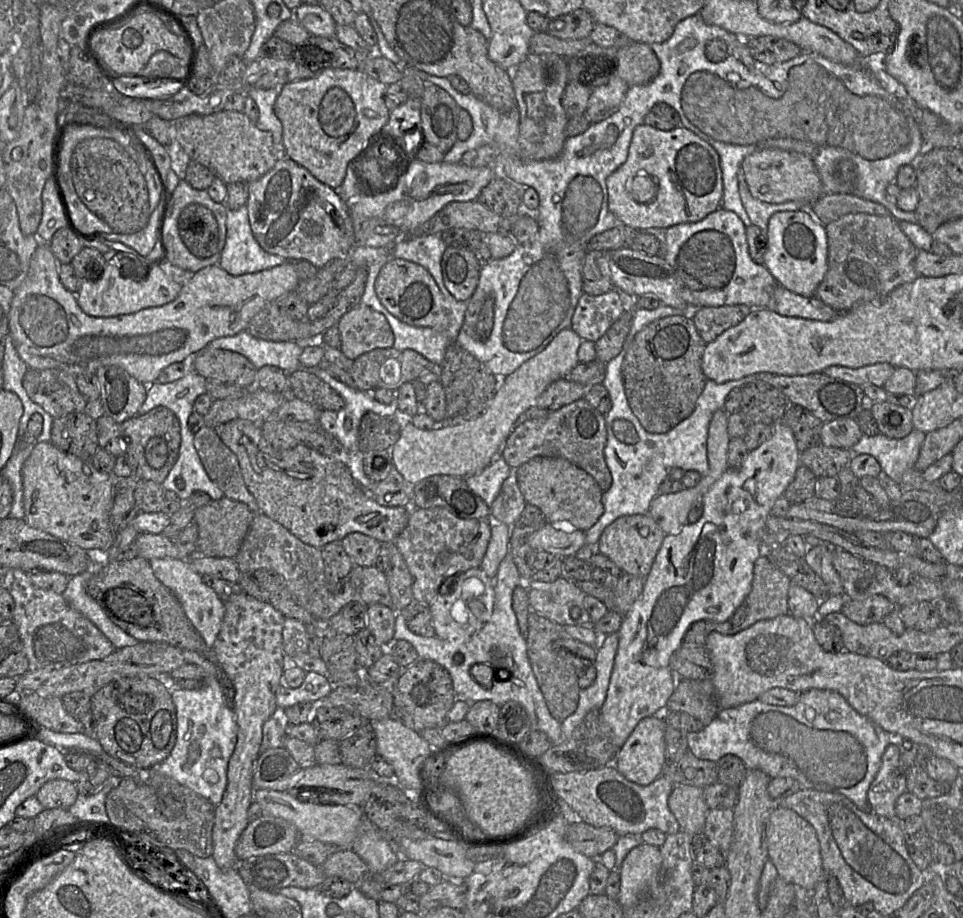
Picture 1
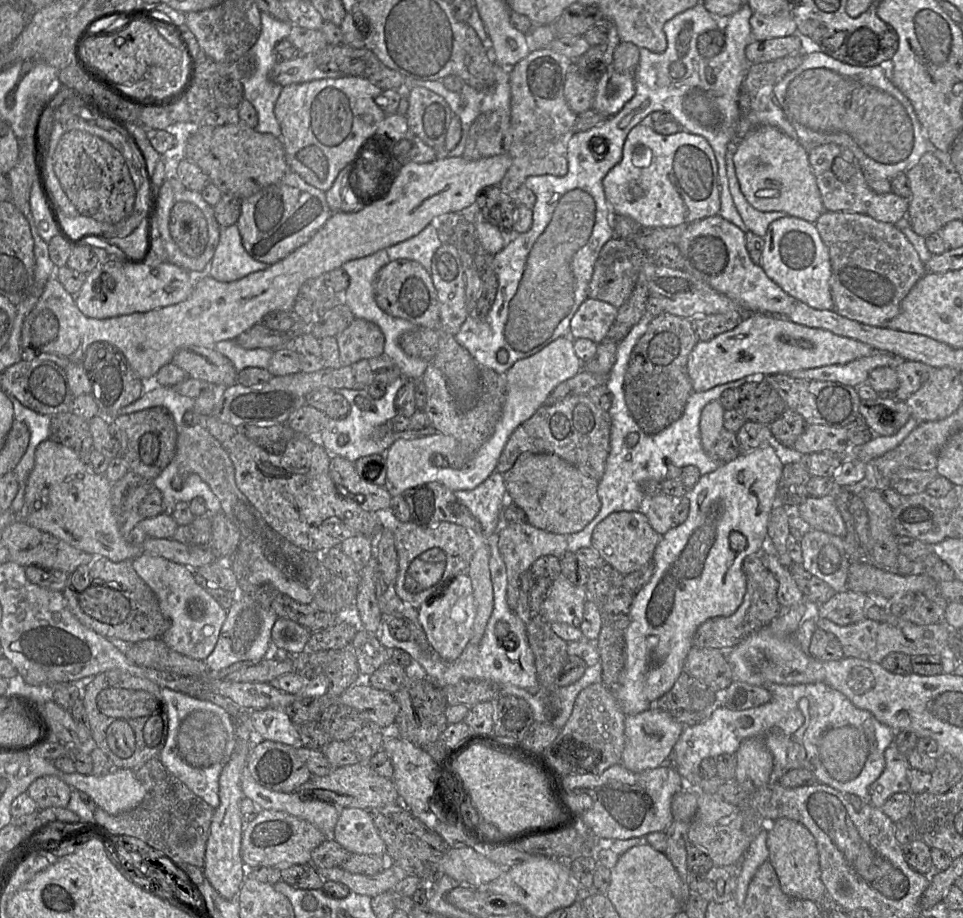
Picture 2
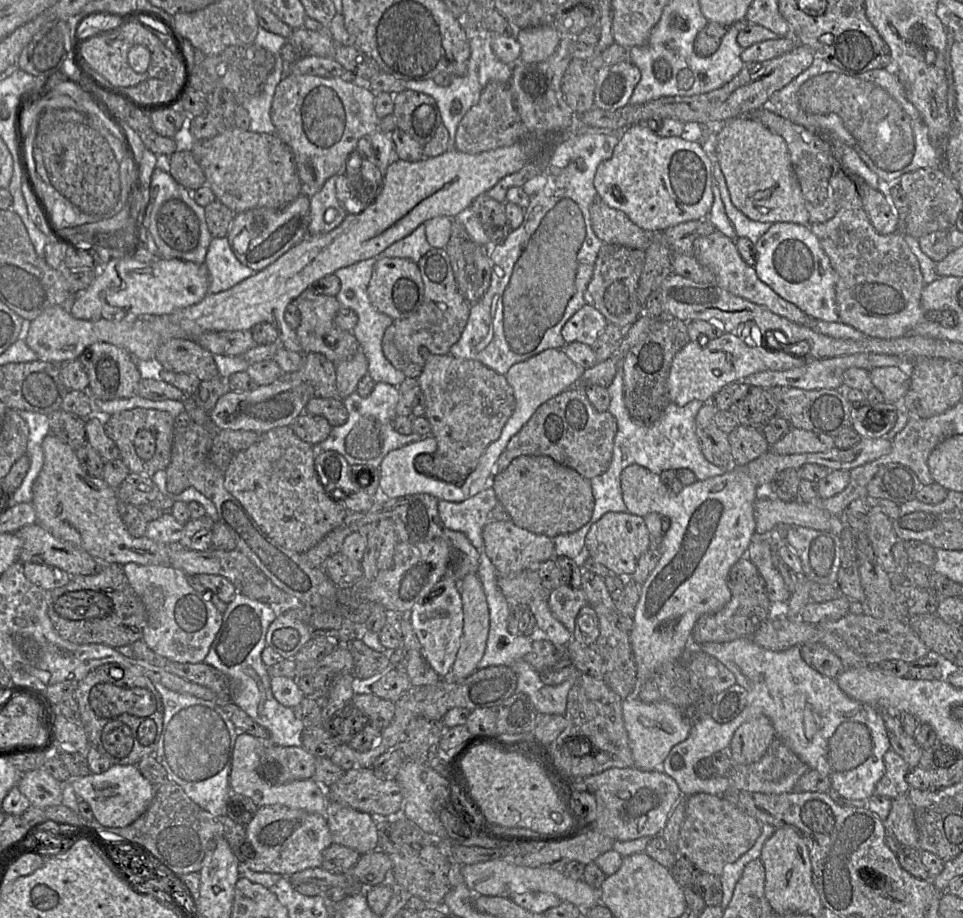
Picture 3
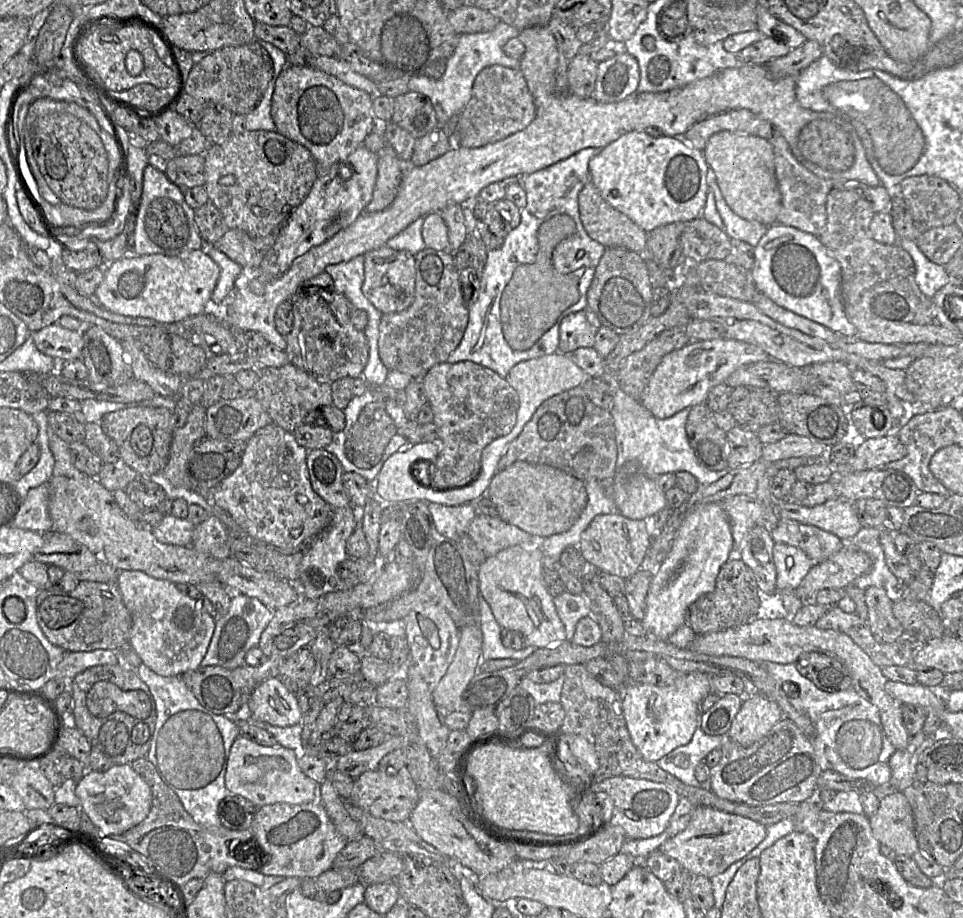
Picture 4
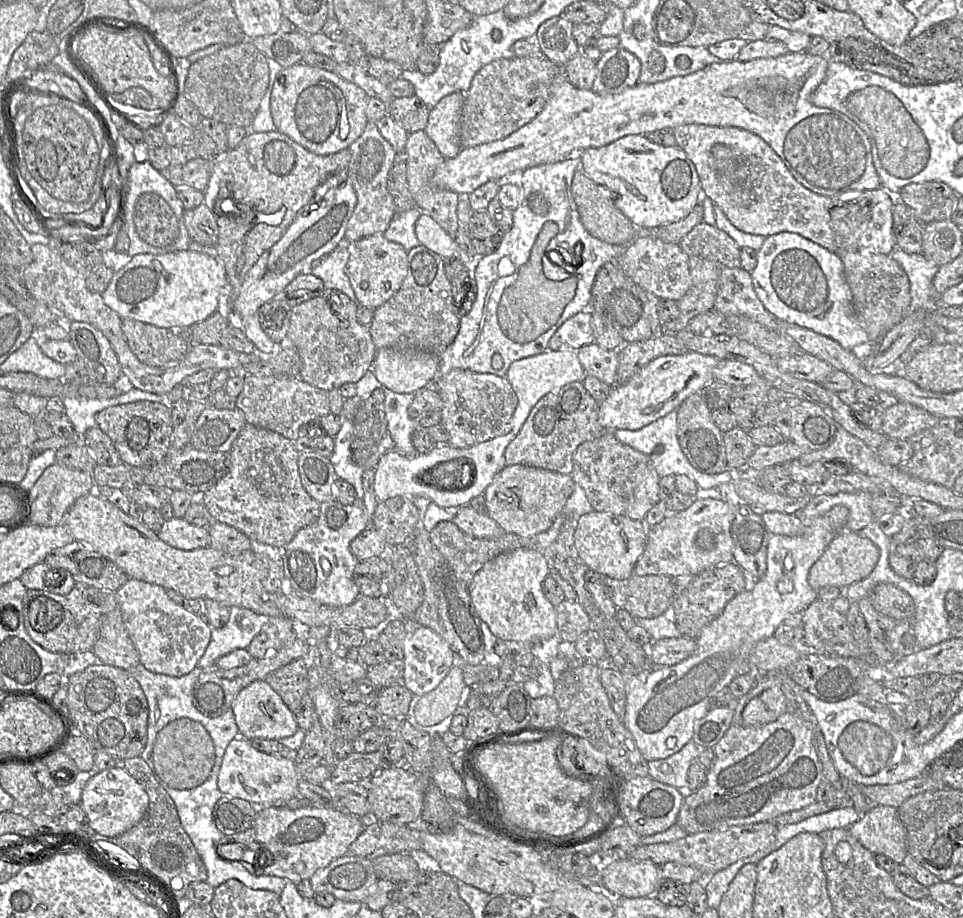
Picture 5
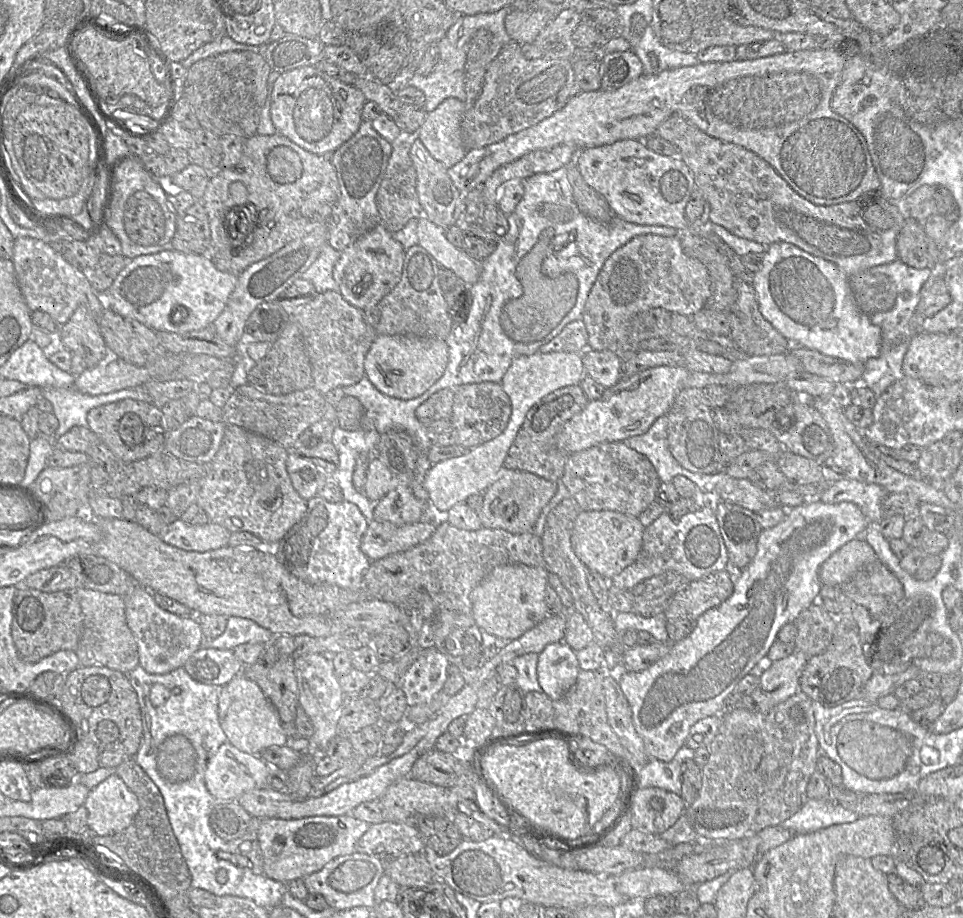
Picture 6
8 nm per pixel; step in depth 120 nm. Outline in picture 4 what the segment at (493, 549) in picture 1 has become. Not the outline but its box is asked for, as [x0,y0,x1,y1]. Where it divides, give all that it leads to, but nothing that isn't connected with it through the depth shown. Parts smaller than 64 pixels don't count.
[432,624,483,716]

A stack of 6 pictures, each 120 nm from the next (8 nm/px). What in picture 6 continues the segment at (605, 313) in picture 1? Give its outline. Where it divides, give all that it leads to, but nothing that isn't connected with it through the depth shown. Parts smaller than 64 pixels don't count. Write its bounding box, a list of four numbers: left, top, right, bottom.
[539,319,588,354]

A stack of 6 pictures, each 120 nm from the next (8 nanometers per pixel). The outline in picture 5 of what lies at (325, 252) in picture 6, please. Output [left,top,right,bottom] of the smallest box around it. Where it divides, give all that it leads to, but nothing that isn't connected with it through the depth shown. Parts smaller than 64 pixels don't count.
[309,244,358,304]

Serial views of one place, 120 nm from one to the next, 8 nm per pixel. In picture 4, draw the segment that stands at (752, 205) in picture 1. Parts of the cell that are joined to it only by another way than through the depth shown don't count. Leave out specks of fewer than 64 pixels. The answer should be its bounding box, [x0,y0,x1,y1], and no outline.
[708,170,768,248]

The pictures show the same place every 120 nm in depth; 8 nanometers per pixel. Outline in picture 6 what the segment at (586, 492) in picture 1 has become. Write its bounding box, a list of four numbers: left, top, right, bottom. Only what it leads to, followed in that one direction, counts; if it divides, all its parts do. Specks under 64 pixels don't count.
[478,469,557,534]

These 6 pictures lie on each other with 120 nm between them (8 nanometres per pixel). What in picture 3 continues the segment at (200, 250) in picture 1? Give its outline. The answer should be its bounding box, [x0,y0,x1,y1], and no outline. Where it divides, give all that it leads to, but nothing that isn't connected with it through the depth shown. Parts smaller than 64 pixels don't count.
[157,199,199,251]

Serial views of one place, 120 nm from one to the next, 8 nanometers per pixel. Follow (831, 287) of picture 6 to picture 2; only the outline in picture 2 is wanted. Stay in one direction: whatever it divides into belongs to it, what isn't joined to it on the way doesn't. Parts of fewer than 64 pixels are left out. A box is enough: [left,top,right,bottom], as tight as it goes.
[759,215,832,310]

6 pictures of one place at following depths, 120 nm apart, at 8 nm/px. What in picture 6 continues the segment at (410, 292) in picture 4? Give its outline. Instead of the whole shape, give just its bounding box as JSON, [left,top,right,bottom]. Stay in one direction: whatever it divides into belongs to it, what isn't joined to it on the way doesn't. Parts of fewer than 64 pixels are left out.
[333,223,405,312]

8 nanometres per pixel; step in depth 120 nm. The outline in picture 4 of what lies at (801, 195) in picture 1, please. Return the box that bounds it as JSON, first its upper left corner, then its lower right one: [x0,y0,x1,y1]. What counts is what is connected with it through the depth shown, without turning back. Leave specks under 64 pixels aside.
[702,131,781,226]

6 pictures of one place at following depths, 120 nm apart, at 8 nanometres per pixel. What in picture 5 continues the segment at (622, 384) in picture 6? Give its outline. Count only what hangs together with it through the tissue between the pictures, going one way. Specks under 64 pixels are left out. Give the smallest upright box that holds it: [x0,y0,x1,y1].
[599,351,721,431]

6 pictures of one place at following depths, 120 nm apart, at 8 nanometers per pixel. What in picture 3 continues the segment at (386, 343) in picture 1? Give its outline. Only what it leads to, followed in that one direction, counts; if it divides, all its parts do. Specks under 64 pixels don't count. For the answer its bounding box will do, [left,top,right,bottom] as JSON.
[336,347,368,400]

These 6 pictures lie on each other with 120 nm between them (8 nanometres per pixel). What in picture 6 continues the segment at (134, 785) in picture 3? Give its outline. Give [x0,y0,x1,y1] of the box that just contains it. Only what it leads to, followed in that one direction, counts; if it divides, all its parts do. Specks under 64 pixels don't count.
[84,774,139,836]

